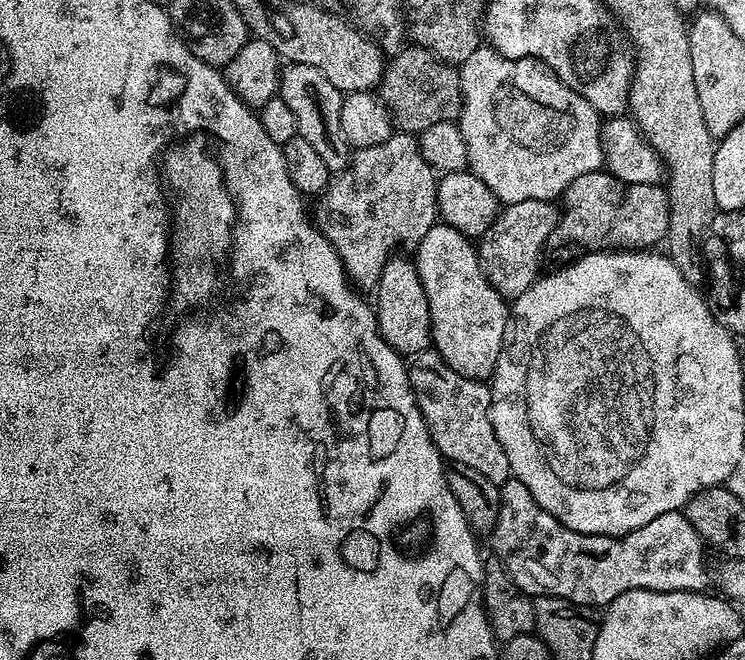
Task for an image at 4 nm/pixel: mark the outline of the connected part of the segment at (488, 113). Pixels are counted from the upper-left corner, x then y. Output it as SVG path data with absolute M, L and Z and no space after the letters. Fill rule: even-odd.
M481 46L478 50L474 50L474 54L470 54L470 58L466 58L464 64L459 65L458 71L462 98L458 123L462 130L462 142L466 142L467 171L472 172L482 182L486 182L486 186L490 186L490 190L501 205L526 202L527 200L555 201L557 198L563 197L564 191L570 186L570 182L574 182L574 178L582 178L582 174L598 172L604 168L604 151L600 141L602 127L600 113L594 110L594 106L590 106L590 102L586 102L586 98L582 98L582 94L565 86L540 60L534 58L511 60L495 52L491 46Z

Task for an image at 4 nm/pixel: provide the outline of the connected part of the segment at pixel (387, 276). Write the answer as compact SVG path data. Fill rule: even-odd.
M394 254L386 262L374 295L376 320L384 337L391 342L396 351L405 358L417 356L422 350L432 347L432 323L426 290L418 278L418 270L411 259Z

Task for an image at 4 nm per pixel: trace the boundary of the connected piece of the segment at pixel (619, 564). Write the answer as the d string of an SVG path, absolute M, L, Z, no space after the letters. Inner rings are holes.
M510 478L499 489L498 518L490 533L491 551L508 571L508 577L528 596L557 596L577 606L607 606L630 590L703 592L709 587L704 539L683 511L662 514L624 537L591 536L564 528L558 518L546 514L520 480Z

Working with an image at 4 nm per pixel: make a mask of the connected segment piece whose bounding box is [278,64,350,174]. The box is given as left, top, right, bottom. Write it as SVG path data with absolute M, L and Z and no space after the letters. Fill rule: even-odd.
M288 64L280 73L278 98L290 106L298 135L306 138L306 142L318 150L322 162L326 162L332 174L344 171L350 164L350 147L343 136L342 110L345 97L345 93L338 91L334 82L328 81L326 74L314 66Z

